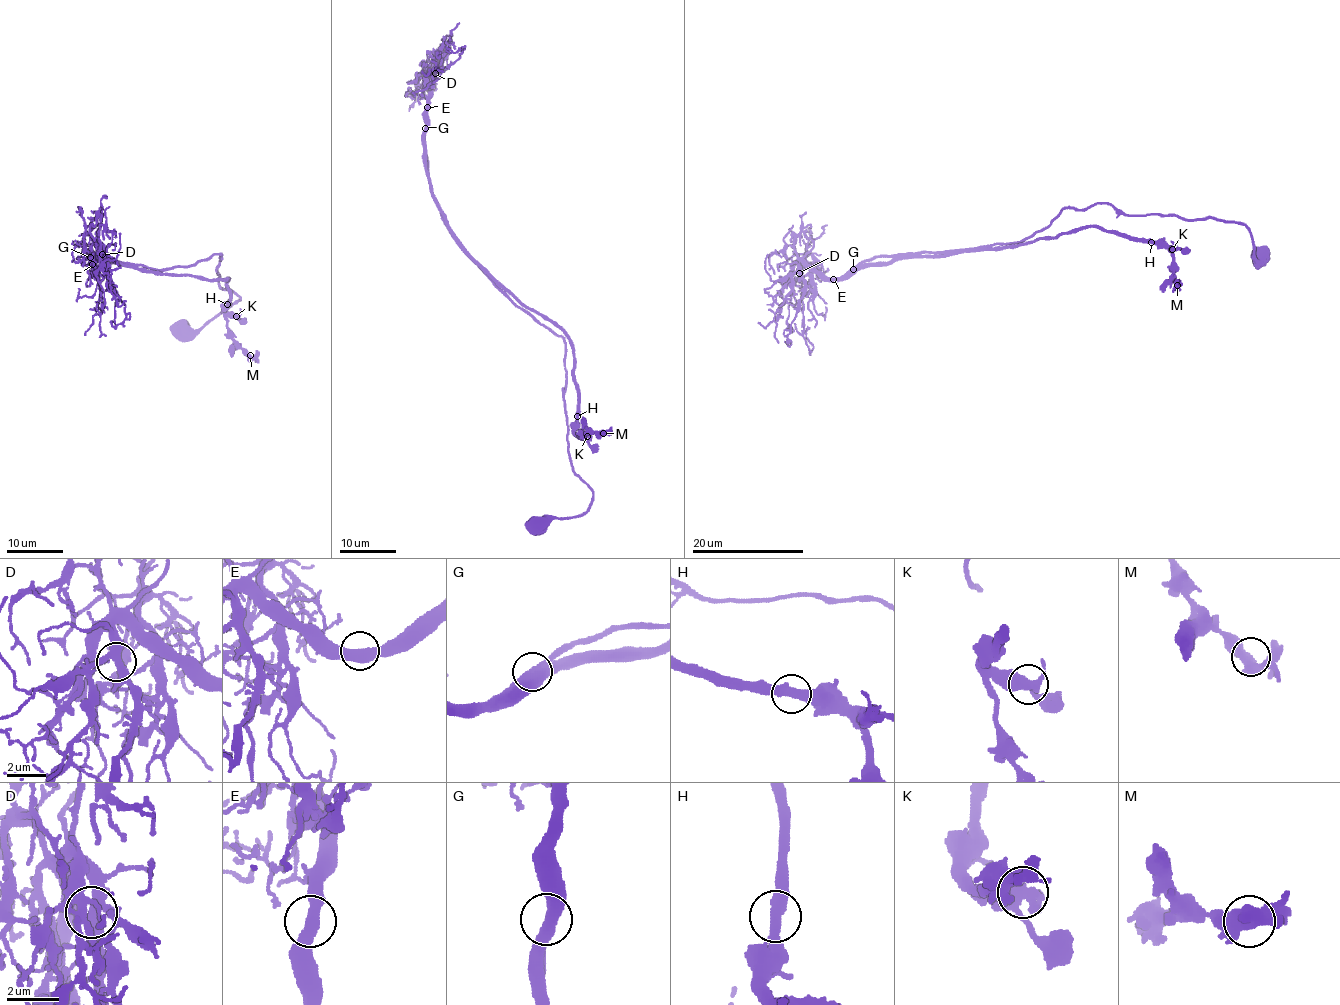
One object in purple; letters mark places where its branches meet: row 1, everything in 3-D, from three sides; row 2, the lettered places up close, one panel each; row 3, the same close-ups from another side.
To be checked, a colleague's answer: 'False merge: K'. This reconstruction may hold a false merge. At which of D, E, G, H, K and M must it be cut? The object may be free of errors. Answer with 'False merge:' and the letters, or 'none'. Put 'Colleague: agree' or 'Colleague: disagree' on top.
Colleague: disagree
False merge: none

